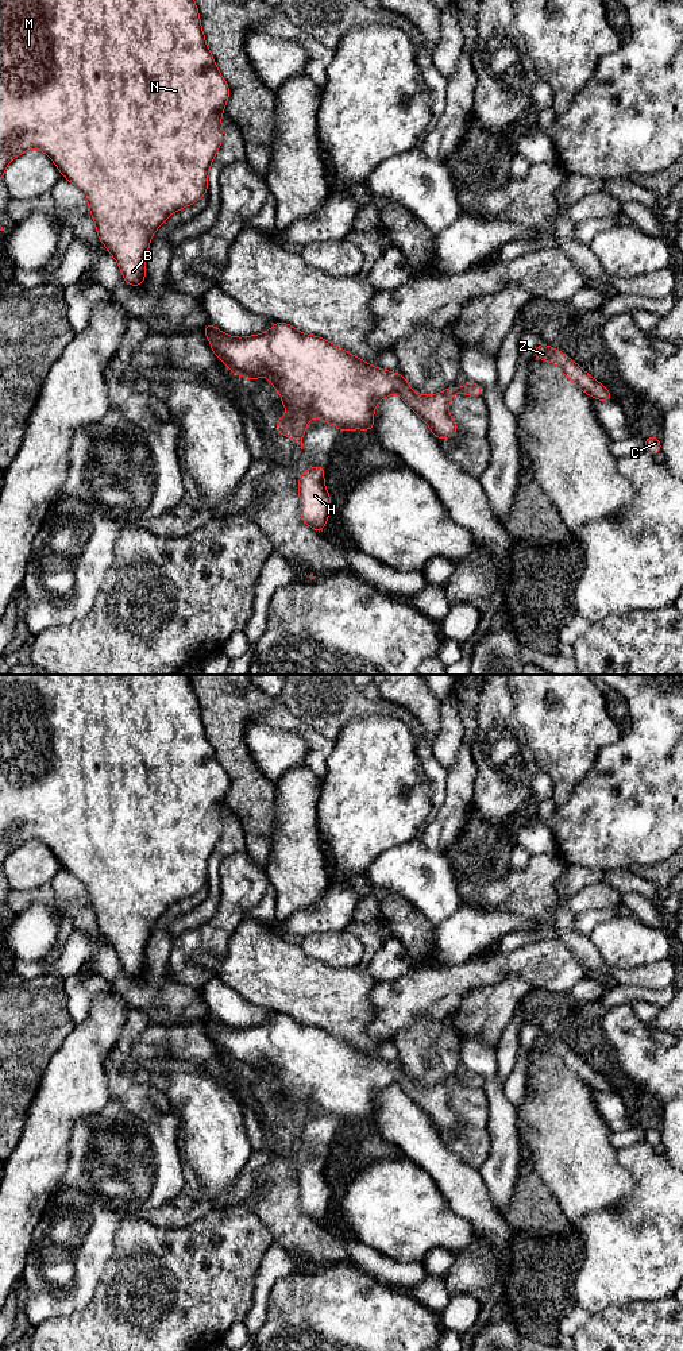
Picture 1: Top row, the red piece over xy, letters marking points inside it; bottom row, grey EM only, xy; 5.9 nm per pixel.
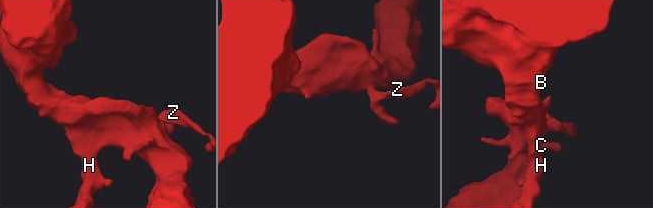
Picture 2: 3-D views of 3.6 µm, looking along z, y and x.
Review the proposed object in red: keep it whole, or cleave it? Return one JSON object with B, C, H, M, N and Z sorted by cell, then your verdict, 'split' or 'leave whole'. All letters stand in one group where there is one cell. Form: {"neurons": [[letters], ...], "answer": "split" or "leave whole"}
{"neurons": [["B", "C", "H", "M", "N", "Z"]], "answer": "leave whole"}

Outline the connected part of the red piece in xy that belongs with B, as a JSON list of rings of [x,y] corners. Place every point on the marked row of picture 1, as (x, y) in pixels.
[[[0,0],[0,181],[4,178],[4,170],[8,163],[30,148],[39,148],[50,157],[62,177],[74,184],[86,197],[90,215],[94,220],[97,236],[105,244],[108,252],[116,259],[121,275],[130,286],[142,286],[146,275],[146,255],[151,244],[151,235],[162,225],[162,223],[173,213],[189,205],[193,205],[208,192],[208,170],[217,154],[224,128],[220,117],[229,97],[229,86],[220,74],[215,59],[207,46],[201,28],[200,13],[194,0]]]

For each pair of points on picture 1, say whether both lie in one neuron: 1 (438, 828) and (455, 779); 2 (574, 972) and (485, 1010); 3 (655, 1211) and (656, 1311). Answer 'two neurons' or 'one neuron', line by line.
1: one neuron
2: two neurons
3: two neurons

